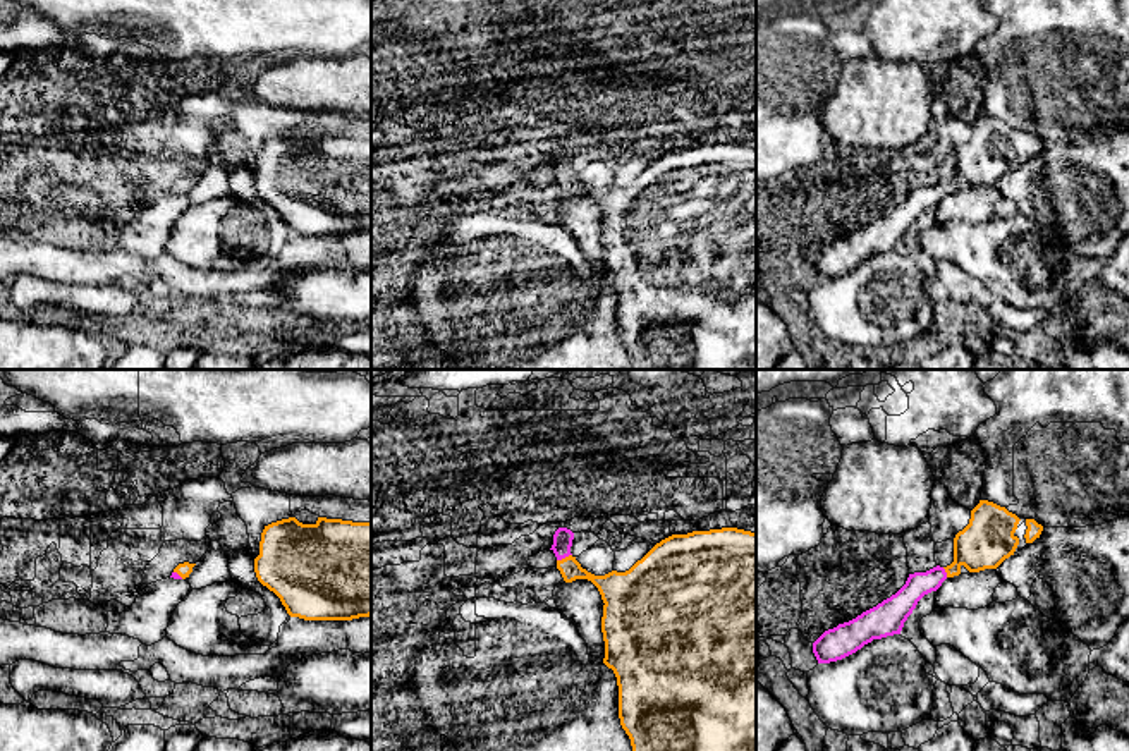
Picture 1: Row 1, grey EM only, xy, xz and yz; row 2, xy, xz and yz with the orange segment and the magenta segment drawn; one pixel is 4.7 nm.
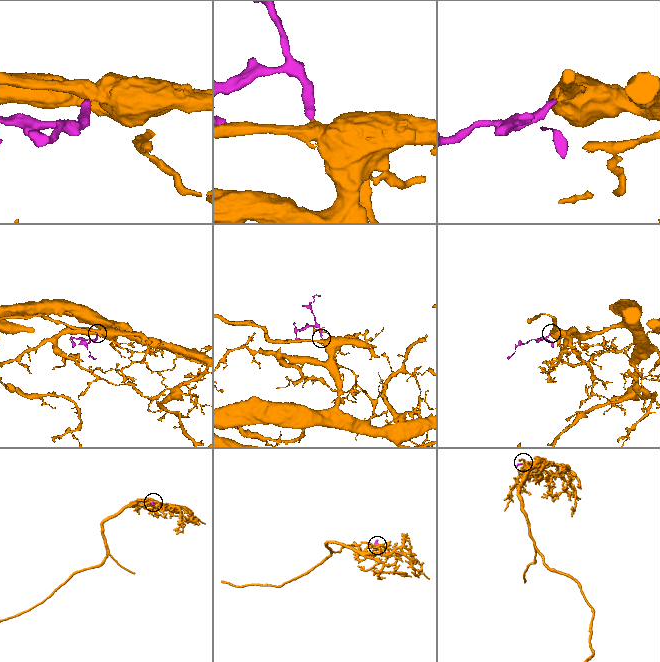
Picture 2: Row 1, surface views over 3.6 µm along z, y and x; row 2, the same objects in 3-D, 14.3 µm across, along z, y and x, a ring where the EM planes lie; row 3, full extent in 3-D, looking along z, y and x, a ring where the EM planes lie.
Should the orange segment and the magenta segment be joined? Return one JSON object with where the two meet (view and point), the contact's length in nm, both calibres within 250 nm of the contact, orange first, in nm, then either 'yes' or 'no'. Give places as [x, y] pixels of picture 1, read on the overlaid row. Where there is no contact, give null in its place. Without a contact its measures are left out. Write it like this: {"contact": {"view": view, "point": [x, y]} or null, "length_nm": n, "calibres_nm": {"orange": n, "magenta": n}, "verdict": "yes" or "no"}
{"contact": {"view": "xz", "point": [566, 557]}, "length_nm": 80, "calibres_nm": {"orange": 120, "magenta": 100}, "verdict": "yes"}

